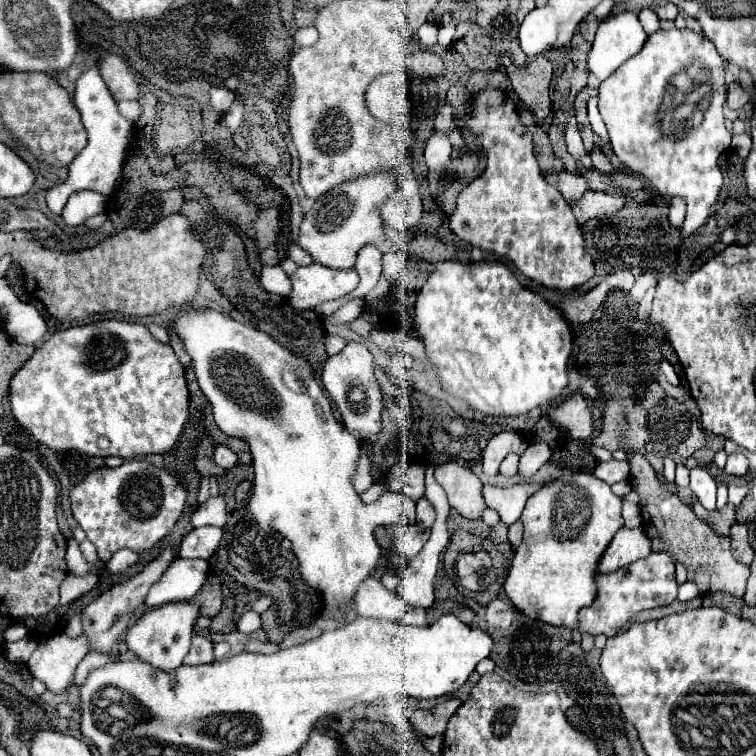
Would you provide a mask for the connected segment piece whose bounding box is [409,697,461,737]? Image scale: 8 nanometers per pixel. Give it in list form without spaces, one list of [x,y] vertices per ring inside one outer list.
[[[451,697],[451,699],[435,705],[435,707],[429,709],[429,711],[419,711],[419,709],[417,709],[417,711],[411,711],[411,713],[409,713],[409,721],[411,721],[411,725],[413,725],[417,731],[421,731],[421,733],[427,735],[427,737],[441,735],[441,733],[445,731],[447,721],[449,721],[451,715],[459,709],[459,705],[461,705],[461,701],[455,699],[455,697]]]

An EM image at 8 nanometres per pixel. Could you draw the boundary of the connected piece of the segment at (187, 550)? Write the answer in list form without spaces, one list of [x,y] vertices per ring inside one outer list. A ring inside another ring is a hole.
[[[199,527],[193,529],[181,543],[179,555],[183,559],[209,559],[223,537],[223,531],[219,527]]]

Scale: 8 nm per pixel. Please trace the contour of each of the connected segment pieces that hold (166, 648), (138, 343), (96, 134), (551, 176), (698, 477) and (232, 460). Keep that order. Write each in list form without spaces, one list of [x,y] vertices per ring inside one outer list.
[[[181,601],[181,603],[165,603],[143,613],[135,625],[127,629],[127,647],[145,663],[153,665],[161,671],[173,671],[183,663],[183,657],[189,653],[193,627],[197,617],[201,615],[201,605],[195,601]]]
[[[105,319],[105,321],[97,321],[91,325],[83,325],[83,327],[69,327],[65,331],[55,333],[49,341],[45,341],[41,347],[35,349],[33,357],[15,373],[15,377],[11,379],[11,387],[9,387],[9,397],[11,397],[11,407],[15,413],[15,419],[19,421],[21,427],[25,427],[37,441],[45,443],[47,447],[55,449],[55,451],[67,451],[67,449],[75,449],[75,451],[83,451],[87,455],[97,455],[97,457],[109,457],[109,455],[119,455],[123,459],[131,459],[131,457],[139,457],[139,455],[151,455],[151,453],[165,453],[169,451],[181,429],[183,423],[189,415],[189,389],[187,389],[187,381],[185,381],[185,369],[179,363],[175,351],[167,345],[161,345],[143,325],[137,323],[125,323],[125,321],[117,321],[117,319]]]
[[[91,67],[89,71],[81,73],[81,77],[77,79],[73,103],[81,113],[81,121],[83,121],[83,125],[89,133],[89,143],[77,155],[77,159],[71,163],[69,179],[63,185],[55,185],[55,187],[47,189],[45,201],[47,201],[47,207],[55,215],[61,215],[61,211],[63,211],[71,193],[77,193],[77,191],[83,191],[83,189],[91,189],[91,191],[97,191],[101,195],[111,195],[113,193],[113,189],[117,187],[117,181],[121,179],[125,149],[127,149],[127,145],[133,137],[133,129],[135,129],[135,125],[131,121],[127,121],[117,111],[117,103],[111,97],[111,93],[107,91],[107,85],[103,83],[97,67]]]
[[[551,171],[551,173],[545,173],[545,179],[553,187],[557,187],[567,201],[579,199],[579,195],[583,195],[583,189],[587,189],[585,179],[581,175],[569,173],[569,171]]]
[[[701,465],[691,469],[691,485],[689,485],[699,499],[699,503],[707,511],[715,511],[715,477]]]
[[[219,445],[219,447],[215,449],[215,463],[217,463],[219,467],[223,467],[223,469],[231,469],[231,467],[237,463],[237,455],[235,455],[229,447]]]

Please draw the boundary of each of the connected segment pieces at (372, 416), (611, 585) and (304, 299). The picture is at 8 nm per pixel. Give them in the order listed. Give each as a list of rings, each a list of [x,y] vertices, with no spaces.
[[[355,341],[347,343],[341,353],[327,359],[321,379],[323,379],[327,393],[339,407],[343,425],[347,427],[347,431],[351,435],[355,435],[357,439],[367,439],[381,431],[383,397],[381,397],[381,391],[379,391],[379,385],[377,385],[377,379],[373,373],[373,357],[367,347],[363,347],[361,343],[355,343]]]
[[[663,551],[649,553],[645,559],[639,559],[613,573],[597,575],[597,589],[599,589],[599,593],[595,597],[595,603],[587,609],[581,609],[577,615],[577,631],[589,633],[593,637],[597,637],[597,635],[613,637],[639,611],[663,607],[677,599],[675,559]]]
[[[311,263],[307,267],[299,267],[289,279],[291,293],[287,297],[287,303],[293,309],[307,311],[325,301],[333,301],[351,293],[357,287],[359,275],[355,269],[335,271],[329,267],[321,267],[319,263]]]

